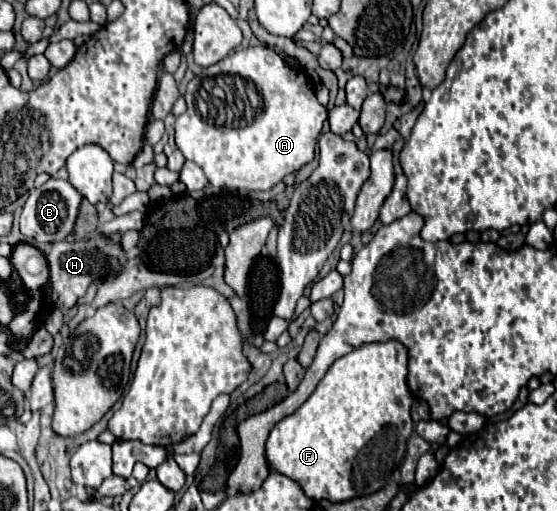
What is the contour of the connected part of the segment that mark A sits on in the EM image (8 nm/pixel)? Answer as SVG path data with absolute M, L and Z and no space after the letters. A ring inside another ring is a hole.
M258 45L258 47L248 47L248 49L240 49L240 51L234 51L230 53L226 59L222 59L220 63L208 67L202 71L202 75L194 77L188 87L186 87L186 113L184 115L178 115L176 117L176 123L174 123L174 129L176 129L176 147L182 151L182 155L188 159L188 161L194 161L198 167L202 167L206 179L214 185L214 187L228 187L228 189L234 189L234 191L240 191L240 189L248 189L248 191L268 191L270 187L274 187L276 183L280 183L288 173L296 173L302 165L310 163L314 159L314 149L316 149L316 141L318 141L318 135L320 135L320 129L322 129L322 123L328 119L328 113L326 109L316 101L316 95L314 95L314 85L310 83L308 75L300 69L300 67L290 67L276 51L272 51L270 47L266 45ZM200 99L208 101L208 107L210 103L216 107L220 101L222 101L222 111L216 111L216 117L212 117L208 113L208 107L204 107L204 111L198 111L200 107Z

